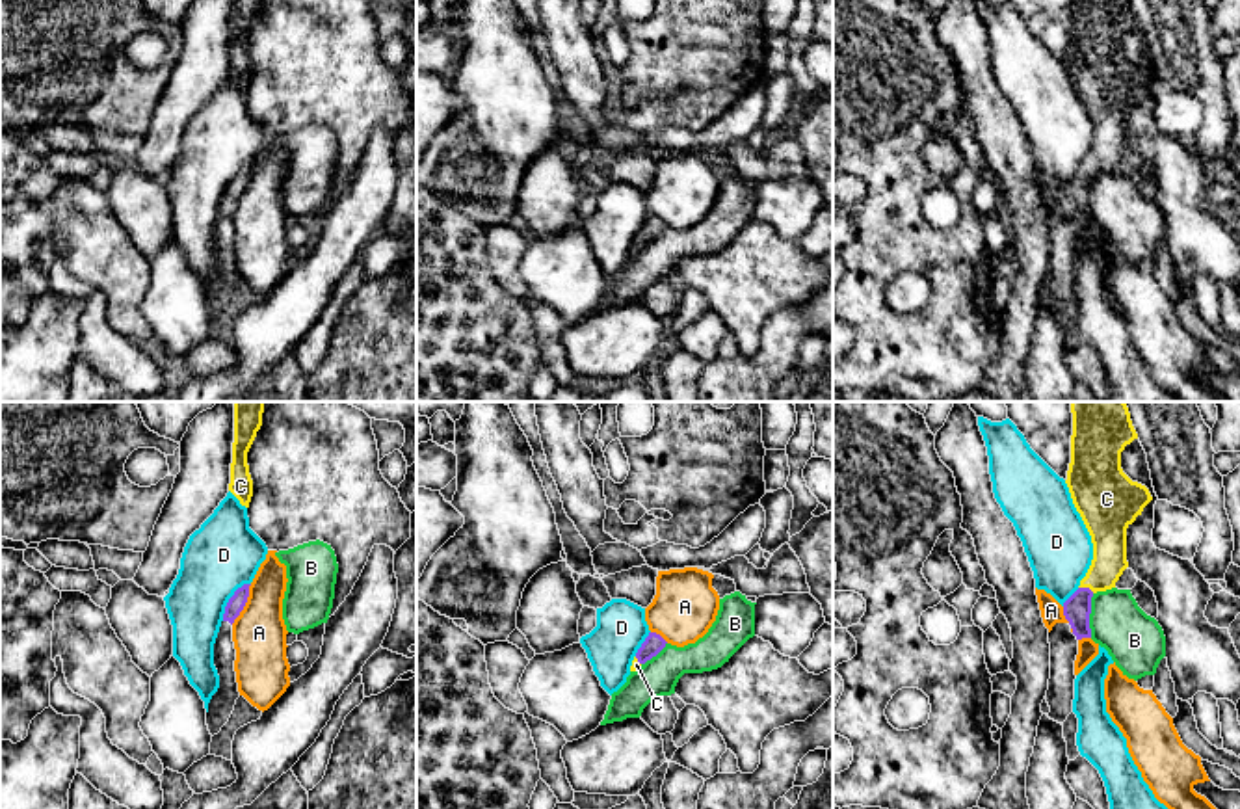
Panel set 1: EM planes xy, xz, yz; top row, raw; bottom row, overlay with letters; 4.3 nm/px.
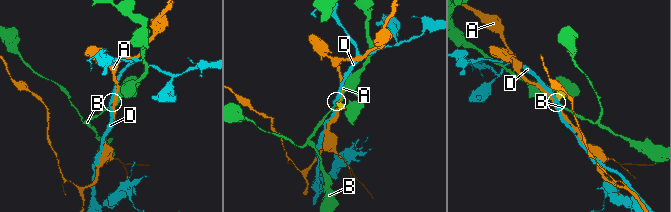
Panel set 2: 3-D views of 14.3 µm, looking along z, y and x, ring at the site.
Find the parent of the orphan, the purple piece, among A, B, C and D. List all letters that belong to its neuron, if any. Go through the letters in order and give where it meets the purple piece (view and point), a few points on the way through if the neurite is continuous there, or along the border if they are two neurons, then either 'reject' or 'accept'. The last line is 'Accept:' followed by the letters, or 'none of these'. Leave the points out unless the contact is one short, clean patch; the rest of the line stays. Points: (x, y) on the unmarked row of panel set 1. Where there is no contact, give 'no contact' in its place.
A: xy (244, 188) | along xy (251, 168), (244, 192), (231, 207) | reject
B: yz (1088, 199) | along yz (1094, 177), (1090, 220) | reject
C: yz (1086, 172) | across yz (1077, 192), (1086, 172), (1108, 147), (1108, 119) | accept
D: xy (229, 183) | along xy (250, 166), (244, 166), (235, 175), (222, 203) | reject
Accept: C

